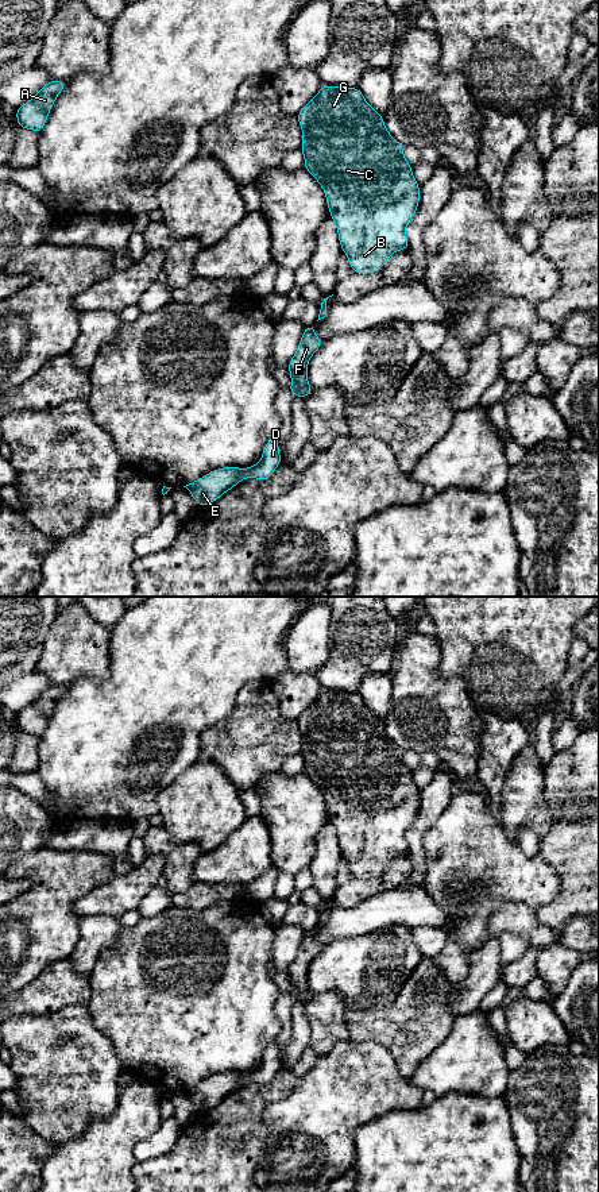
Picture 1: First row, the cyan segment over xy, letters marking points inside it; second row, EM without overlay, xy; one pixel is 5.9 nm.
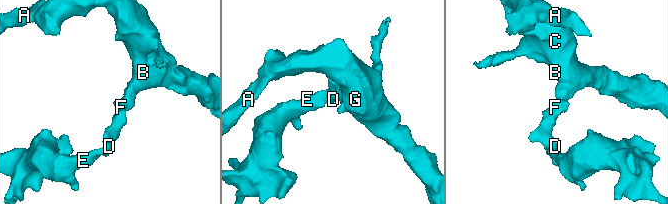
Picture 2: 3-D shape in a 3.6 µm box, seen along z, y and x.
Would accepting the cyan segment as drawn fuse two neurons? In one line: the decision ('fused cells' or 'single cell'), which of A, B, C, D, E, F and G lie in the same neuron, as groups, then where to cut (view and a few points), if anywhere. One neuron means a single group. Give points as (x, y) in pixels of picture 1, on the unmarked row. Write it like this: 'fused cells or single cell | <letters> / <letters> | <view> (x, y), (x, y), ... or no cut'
single cell | A B C D E F G | no cut

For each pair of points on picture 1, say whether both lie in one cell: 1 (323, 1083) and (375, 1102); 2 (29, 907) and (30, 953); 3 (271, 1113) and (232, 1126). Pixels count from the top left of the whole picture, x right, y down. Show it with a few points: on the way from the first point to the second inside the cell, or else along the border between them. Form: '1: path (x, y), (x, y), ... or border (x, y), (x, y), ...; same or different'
1: path (336, 1083), (356, 1083), (362, 1088); same
2: path (30, 918), (31, 942); same
3: border (267, 1103), (262, 1110), (262, 1148); different

